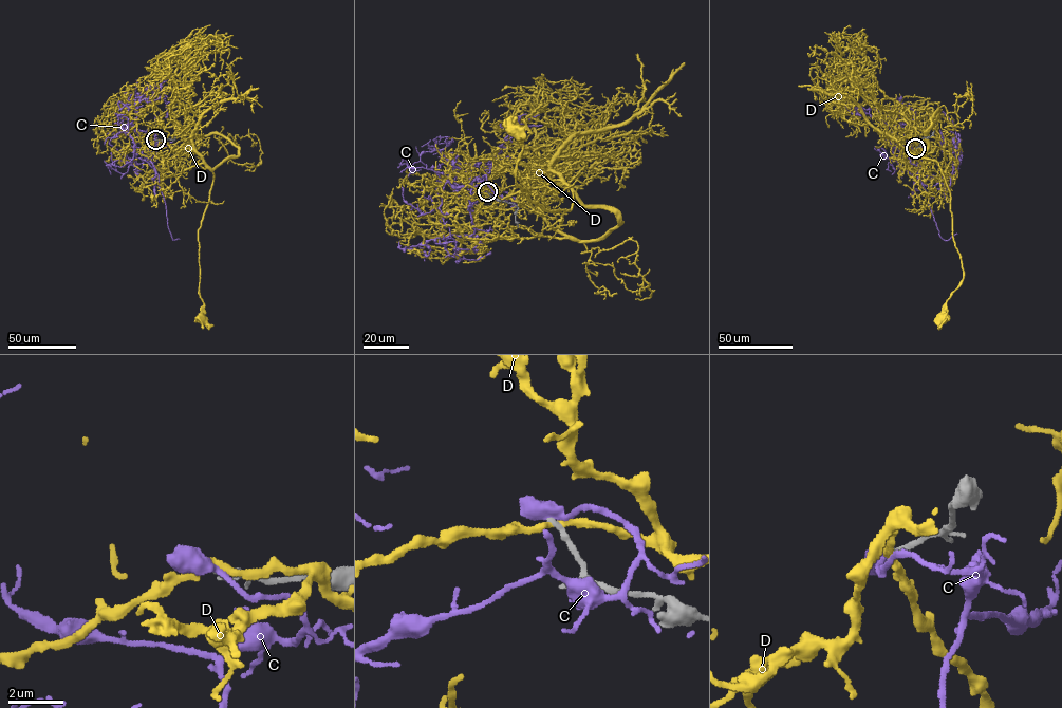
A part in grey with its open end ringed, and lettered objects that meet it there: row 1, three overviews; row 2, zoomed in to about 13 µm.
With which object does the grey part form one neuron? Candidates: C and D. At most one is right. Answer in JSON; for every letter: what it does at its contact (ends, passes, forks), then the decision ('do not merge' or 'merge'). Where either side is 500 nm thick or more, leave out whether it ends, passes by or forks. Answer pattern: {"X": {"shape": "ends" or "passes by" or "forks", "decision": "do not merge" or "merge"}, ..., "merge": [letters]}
{"C": {"shape": "passes by", "decision": "do not merge"}, "D": {"shape": "passes by", "decision": "do not merge"}, "merge": []}

